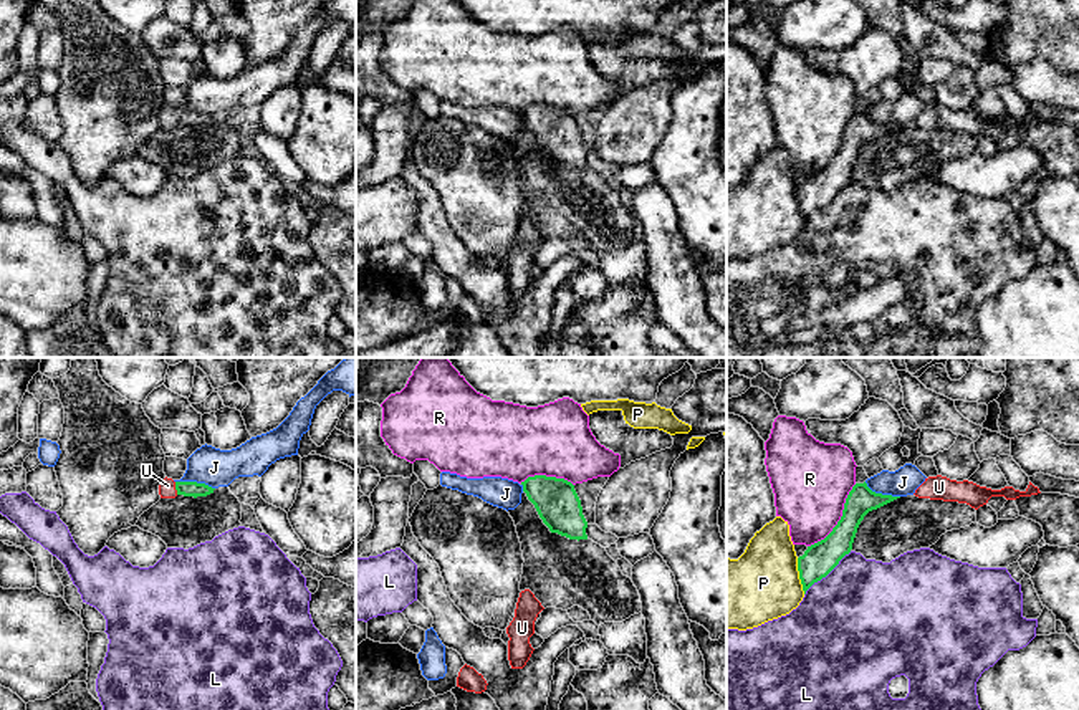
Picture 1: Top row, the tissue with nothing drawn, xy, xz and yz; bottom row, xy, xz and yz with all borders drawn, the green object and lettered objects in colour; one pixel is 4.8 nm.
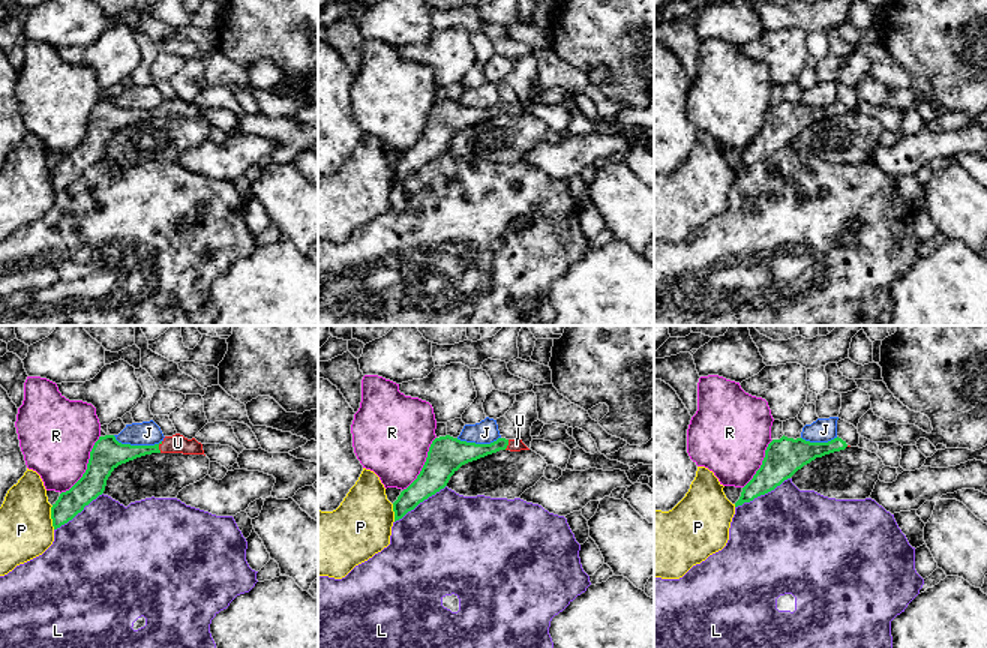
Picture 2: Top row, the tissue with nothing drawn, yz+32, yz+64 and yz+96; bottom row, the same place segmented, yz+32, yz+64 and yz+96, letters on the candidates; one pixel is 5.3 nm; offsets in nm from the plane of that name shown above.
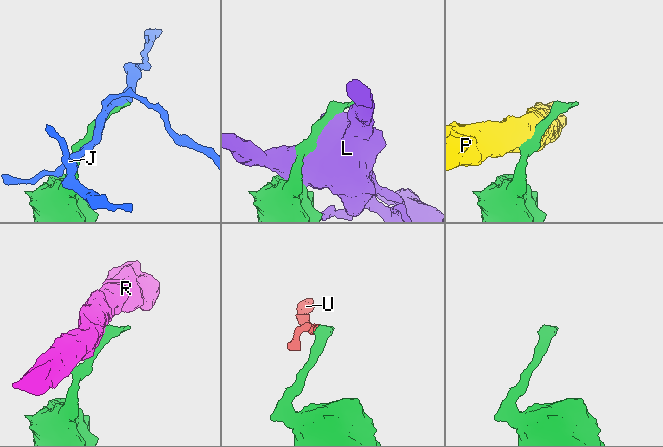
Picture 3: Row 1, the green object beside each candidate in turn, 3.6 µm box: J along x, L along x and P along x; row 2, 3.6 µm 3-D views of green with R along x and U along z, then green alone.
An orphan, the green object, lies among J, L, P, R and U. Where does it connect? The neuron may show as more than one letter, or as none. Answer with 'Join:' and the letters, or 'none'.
Join: U

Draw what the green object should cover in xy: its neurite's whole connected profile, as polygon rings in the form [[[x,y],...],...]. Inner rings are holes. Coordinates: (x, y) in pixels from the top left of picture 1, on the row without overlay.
[[[164,108],[159,114],[159,124],[161,127],[175,127],[177,124],[184,126],[207,126],[213,122],[215,118],[197,113],[197,111],[174,111],[172,108]]]

